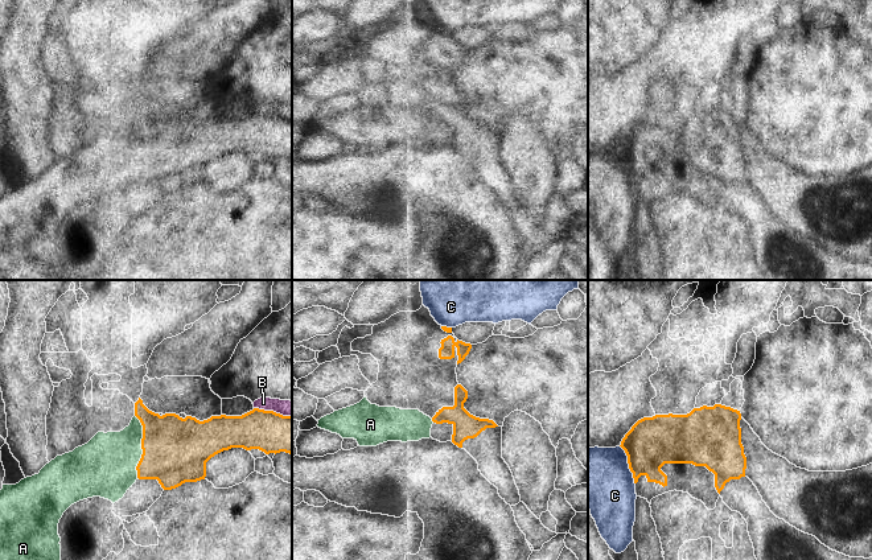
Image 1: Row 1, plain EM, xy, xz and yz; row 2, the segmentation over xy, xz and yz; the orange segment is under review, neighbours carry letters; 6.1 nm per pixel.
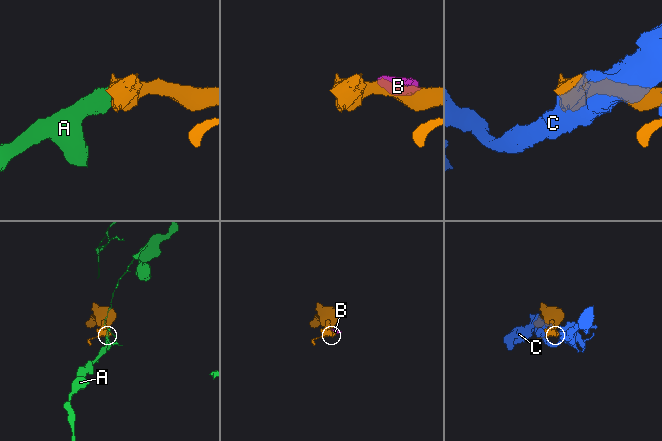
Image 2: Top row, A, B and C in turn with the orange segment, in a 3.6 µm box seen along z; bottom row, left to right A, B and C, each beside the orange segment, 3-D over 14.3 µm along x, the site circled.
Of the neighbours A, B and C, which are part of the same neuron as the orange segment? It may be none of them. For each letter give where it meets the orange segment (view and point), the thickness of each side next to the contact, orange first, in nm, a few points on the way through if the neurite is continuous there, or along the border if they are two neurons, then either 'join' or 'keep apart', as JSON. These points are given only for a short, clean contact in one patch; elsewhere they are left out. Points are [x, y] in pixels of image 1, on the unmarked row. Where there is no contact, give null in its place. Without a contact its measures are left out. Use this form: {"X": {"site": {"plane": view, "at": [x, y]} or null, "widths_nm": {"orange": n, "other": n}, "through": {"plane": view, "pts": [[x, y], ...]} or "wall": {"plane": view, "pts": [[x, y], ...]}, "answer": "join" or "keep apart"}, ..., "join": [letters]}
{"A": {"site": {"plane": "xy", "at": [142, 151]}, "widths_nm": {"orange": 400, "other": 360}, "through": {"plane": "xy", "pts": [[175, 155], [142, 151], [106, 171]]}, "answer": "join"}, "B": {"site": {"plane": "xy", "at": [272, 115]}, "widths_nm": {"orange": 260, "other": 100}, "answer": "keep apart"}, "C": {"site": {"plane": "yz", "at": [629, 169]}, "widths_nm": {"orange": 300, "other": 380}, "answer": "keep apart"}, "join": ["A"]}

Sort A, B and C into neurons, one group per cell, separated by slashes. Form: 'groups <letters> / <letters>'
groups A / B / C

